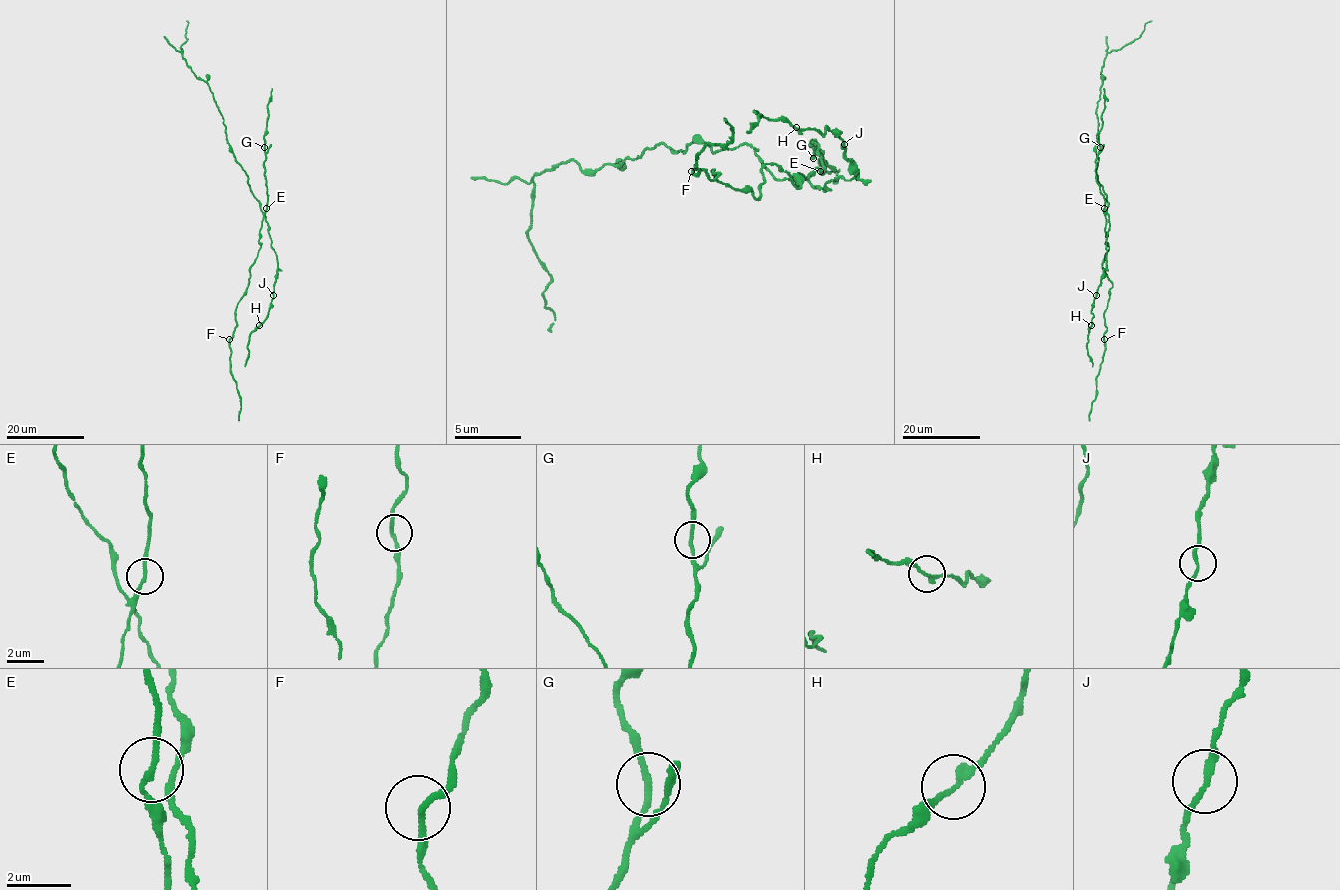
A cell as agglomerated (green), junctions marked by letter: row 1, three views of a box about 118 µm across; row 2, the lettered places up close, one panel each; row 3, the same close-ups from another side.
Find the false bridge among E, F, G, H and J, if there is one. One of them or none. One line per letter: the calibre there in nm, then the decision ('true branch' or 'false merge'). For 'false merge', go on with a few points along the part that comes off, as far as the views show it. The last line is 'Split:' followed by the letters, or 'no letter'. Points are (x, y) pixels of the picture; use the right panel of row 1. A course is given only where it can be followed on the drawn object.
E: calibre 180 nm; true branch
F: calibre 190 nm; true branch
G: calibre 180 nm; true branch
H: calibre 190 nm; true branch
J: calibre 180 nm; true branch
Split: no letter

